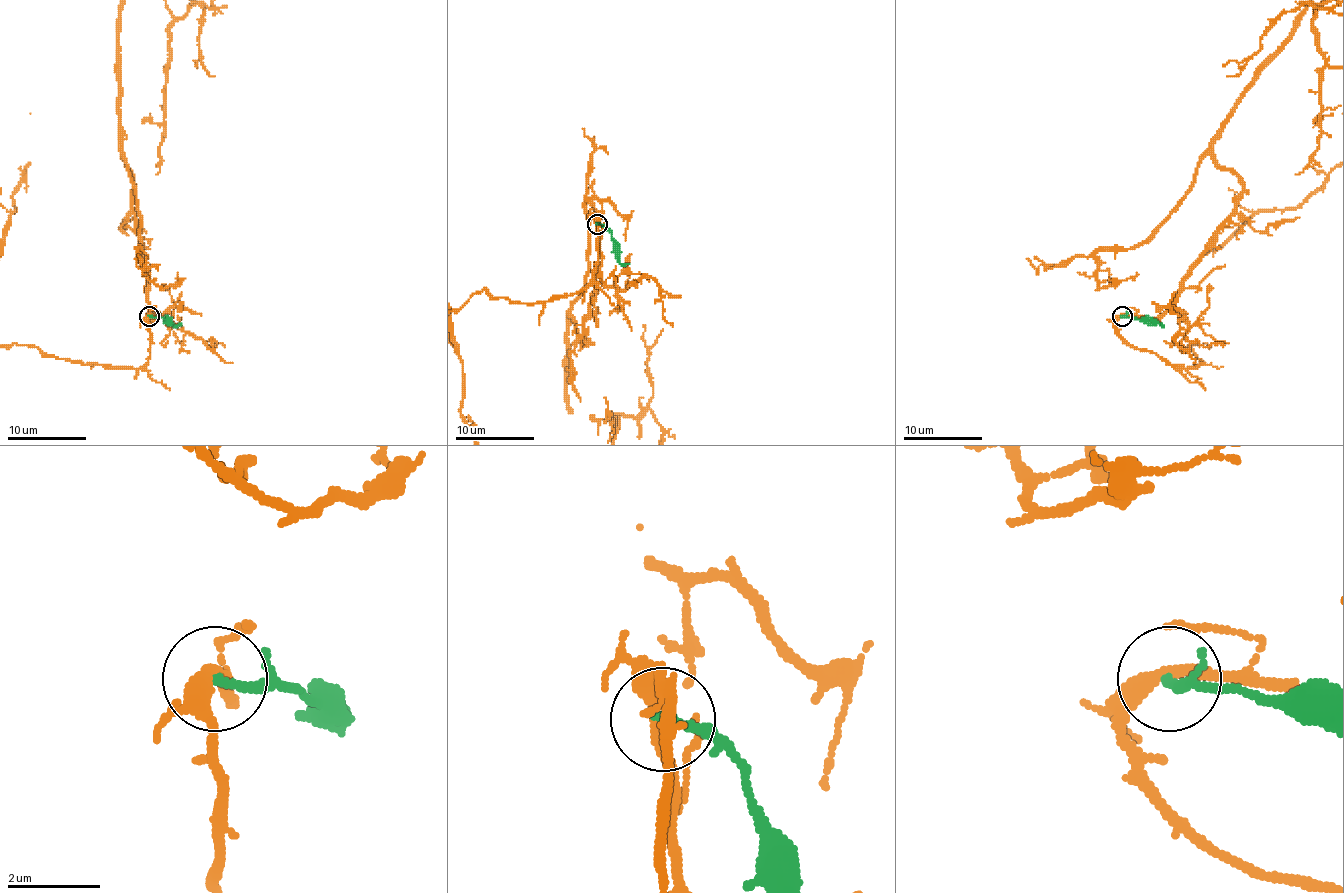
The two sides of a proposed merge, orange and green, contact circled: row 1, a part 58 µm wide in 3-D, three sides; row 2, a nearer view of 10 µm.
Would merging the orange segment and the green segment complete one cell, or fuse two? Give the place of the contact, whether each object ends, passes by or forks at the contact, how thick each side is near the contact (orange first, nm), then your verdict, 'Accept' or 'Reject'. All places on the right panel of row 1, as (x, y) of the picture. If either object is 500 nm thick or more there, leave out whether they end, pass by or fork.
Place: (1122, 316). At the ring orange passes by. At the ring green ends. Thickness 320 nm (orange) against 200 nm. Reject

